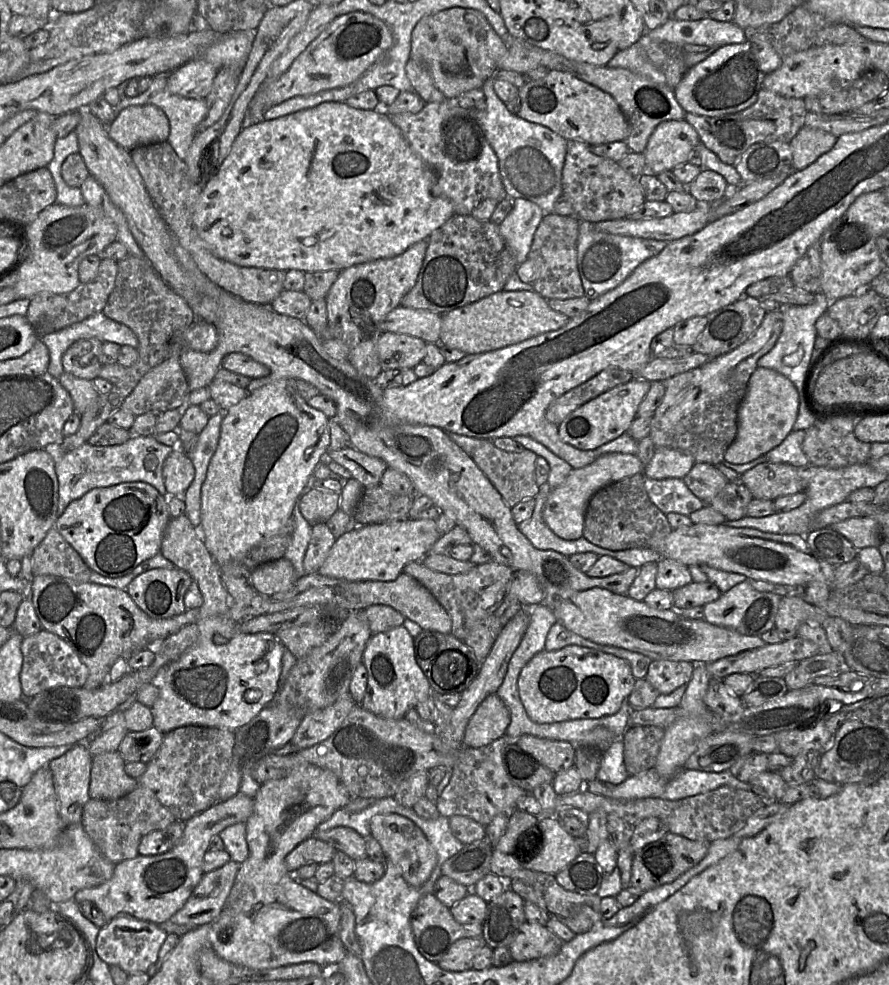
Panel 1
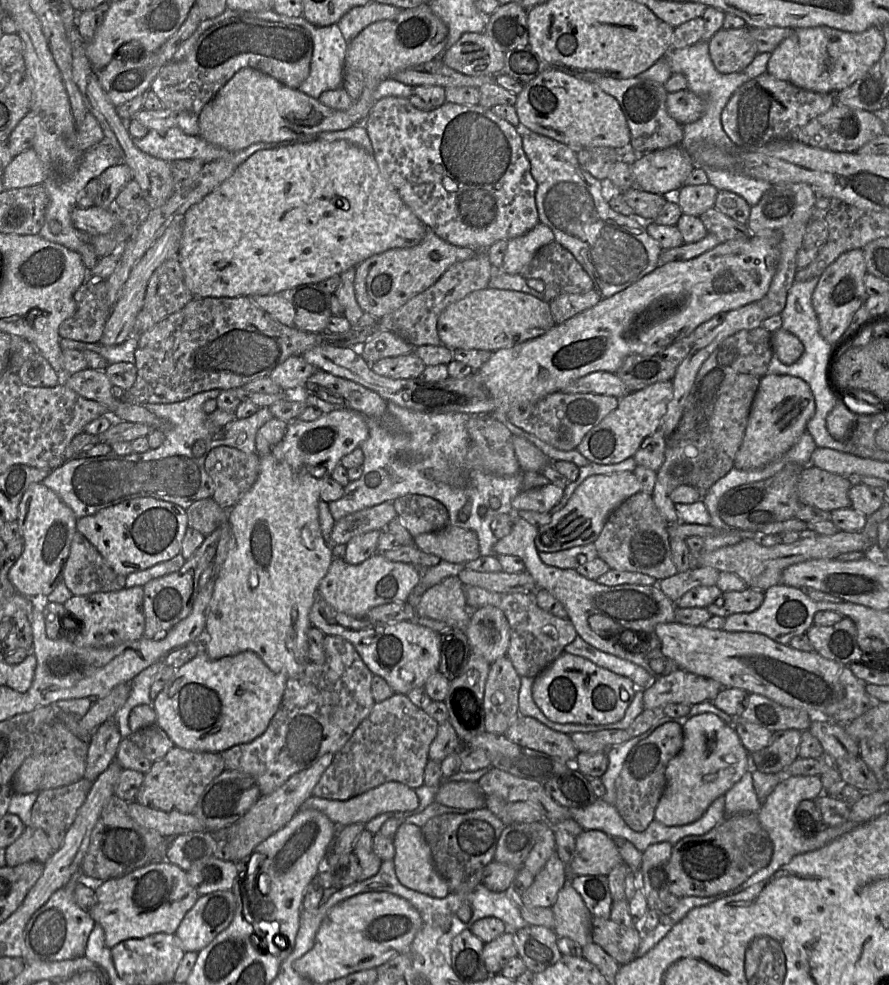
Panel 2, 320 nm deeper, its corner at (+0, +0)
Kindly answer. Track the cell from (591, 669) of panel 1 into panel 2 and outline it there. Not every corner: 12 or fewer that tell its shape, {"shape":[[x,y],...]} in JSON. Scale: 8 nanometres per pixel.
{"shape":[[564,651],[534,678],[553,722],[622,720],[629,678]]}

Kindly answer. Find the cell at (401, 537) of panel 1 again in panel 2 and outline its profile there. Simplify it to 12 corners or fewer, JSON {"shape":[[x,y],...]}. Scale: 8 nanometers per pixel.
{"shape":[[380,552],[357,565],[334,557],[318,594],[365,618],[406,602],[416,566]]}

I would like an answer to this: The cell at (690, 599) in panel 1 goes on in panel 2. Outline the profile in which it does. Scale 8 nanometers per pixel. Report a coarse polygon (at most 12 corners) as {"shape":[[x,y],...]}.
{"shape":[[747,588],[722,592],[706,609],[726,618],[750,613],[764,601],[764,592]]}

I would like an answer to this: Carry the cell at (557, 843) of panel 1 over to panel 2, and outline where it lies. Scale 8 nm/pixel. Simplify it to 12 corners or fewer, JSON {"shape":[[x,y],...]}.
{"shape":[[599,830],[575,837],[573,876],[607,876],[623,859]]}

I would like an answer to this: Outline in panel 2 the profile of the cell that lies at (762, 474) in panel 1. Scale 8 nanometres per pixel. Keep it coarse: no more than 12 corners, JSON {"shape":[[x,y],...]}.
{"shape":[[807,465],[797,482],[802,504],[850,507],[845,476]]}

